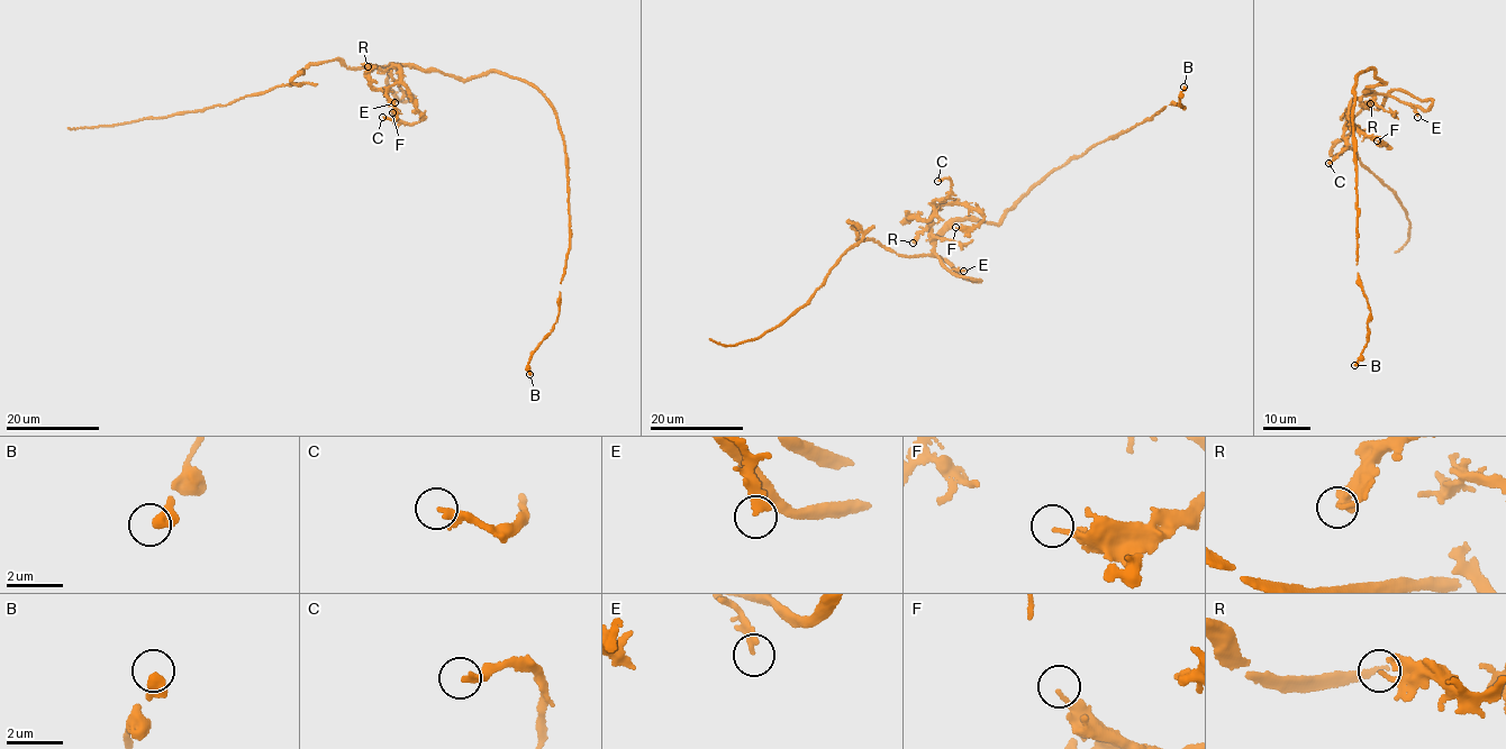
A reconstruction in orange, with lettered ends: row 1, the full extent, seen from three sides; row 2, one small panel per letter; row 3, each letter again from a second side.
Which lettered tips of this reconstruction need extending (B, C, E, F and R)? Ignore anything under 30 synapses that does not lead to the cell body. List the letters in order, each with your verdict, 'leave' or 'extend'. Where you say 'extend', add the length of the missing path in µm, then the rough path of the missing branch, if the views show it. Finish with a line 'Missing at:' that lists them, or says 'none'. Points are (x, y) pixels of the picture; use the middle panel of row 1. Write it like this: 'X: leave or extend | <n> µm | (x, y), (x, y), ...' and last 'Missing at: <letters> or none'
B: leave
C: leave
E: leave
F: leave
R: leave
Missing at: none

